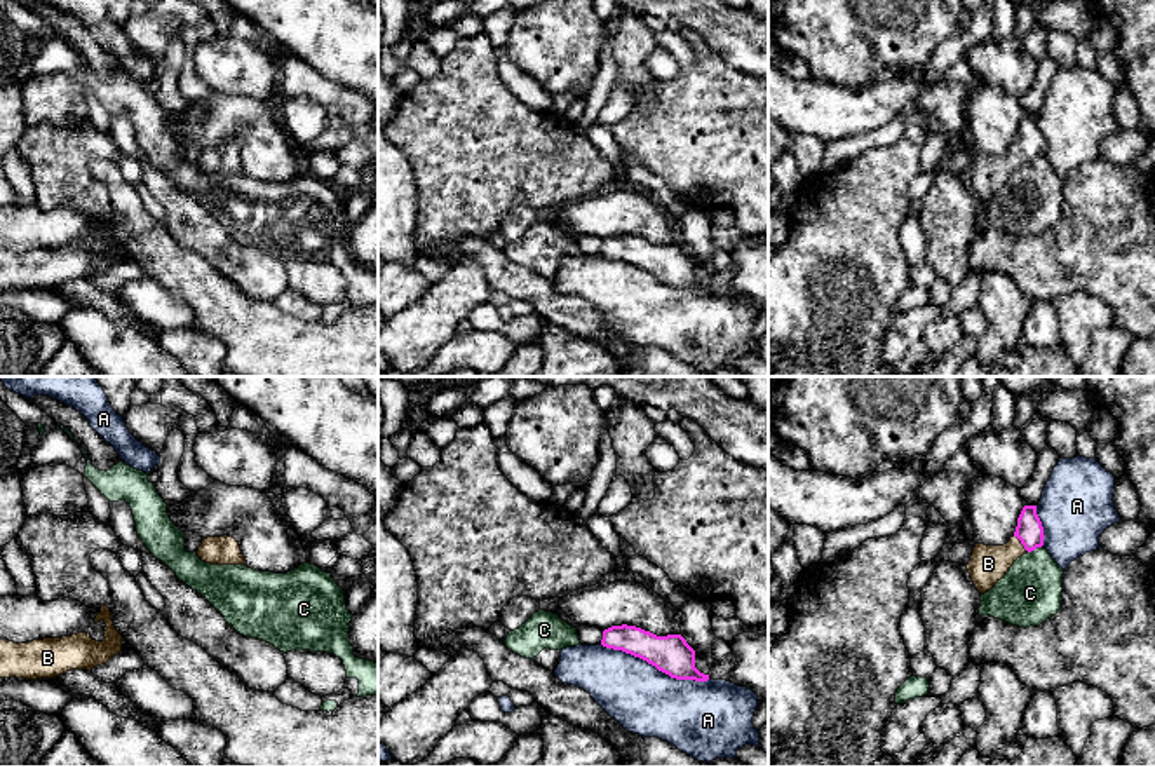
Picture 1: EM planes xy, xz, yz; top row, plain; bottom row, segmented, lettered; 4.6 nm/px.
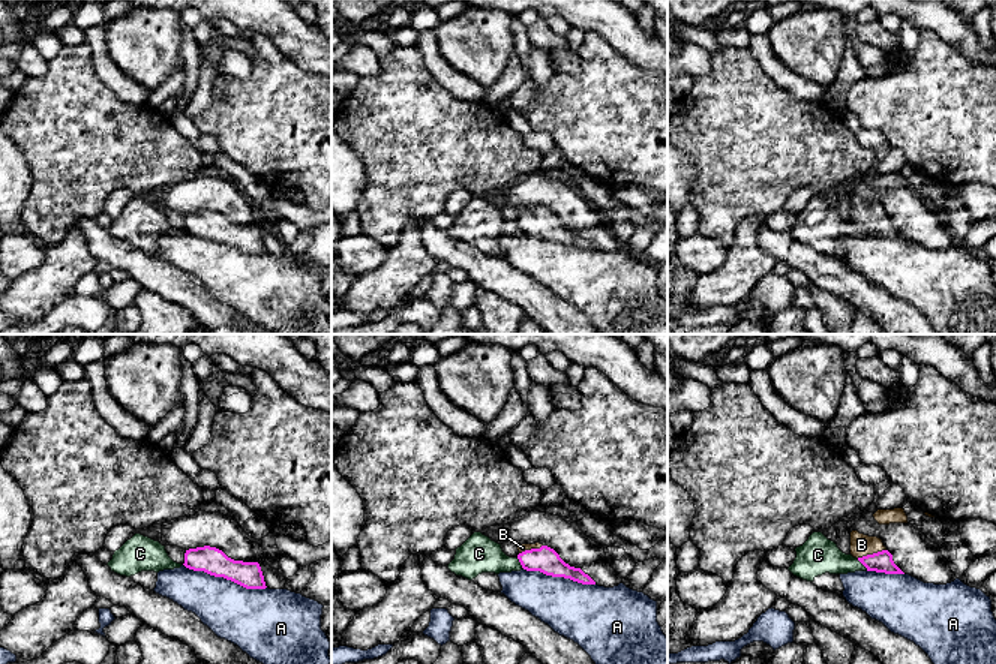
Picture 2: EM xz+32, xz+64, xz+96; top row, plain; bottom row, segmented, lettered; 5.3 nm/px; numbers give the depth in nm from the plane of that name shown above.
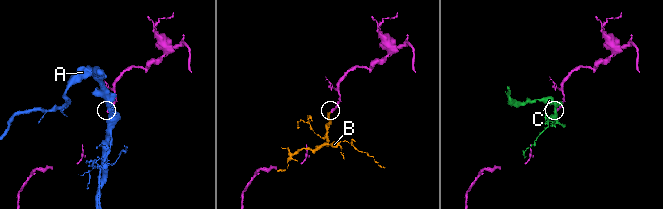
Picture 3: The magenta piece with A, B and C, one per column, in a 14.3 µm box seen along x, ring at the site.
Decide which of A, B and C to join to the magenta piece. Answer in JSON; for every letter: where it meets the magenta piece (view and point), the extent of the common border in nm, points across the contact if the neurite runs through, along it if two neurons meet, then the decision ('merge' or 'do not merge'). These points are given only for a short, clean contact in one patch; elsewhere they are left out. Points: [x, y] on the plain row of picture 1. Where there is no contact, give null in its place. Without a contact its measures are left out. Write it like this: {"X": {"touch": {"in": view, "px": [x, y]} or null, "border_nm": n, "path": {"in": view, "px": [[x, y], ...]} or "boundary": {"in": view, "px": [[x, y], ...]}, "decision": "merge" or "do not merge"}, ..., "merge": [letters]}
{"A": {"touch": {"in": "xz", "px": [655, 276]}, "border_nm": 550, "decision": "do not merge"}, "B": {"touch": {"in": "yz", "px": [1021, 152]}, "border_nm": 90, "path": {"in": "yz", "px": [[1030, 142], [1021, 152], [988, 173]]}, "decision": "merge"}, "C": {"touch": {"in": "yz", "px": [1033, 159]}, "border_nm": 90, "boundary": {"in": "yz", "px": [[1042, 154], [1026, 161]]}, "decision": "do not merge"}, "merge": ["B"]}

